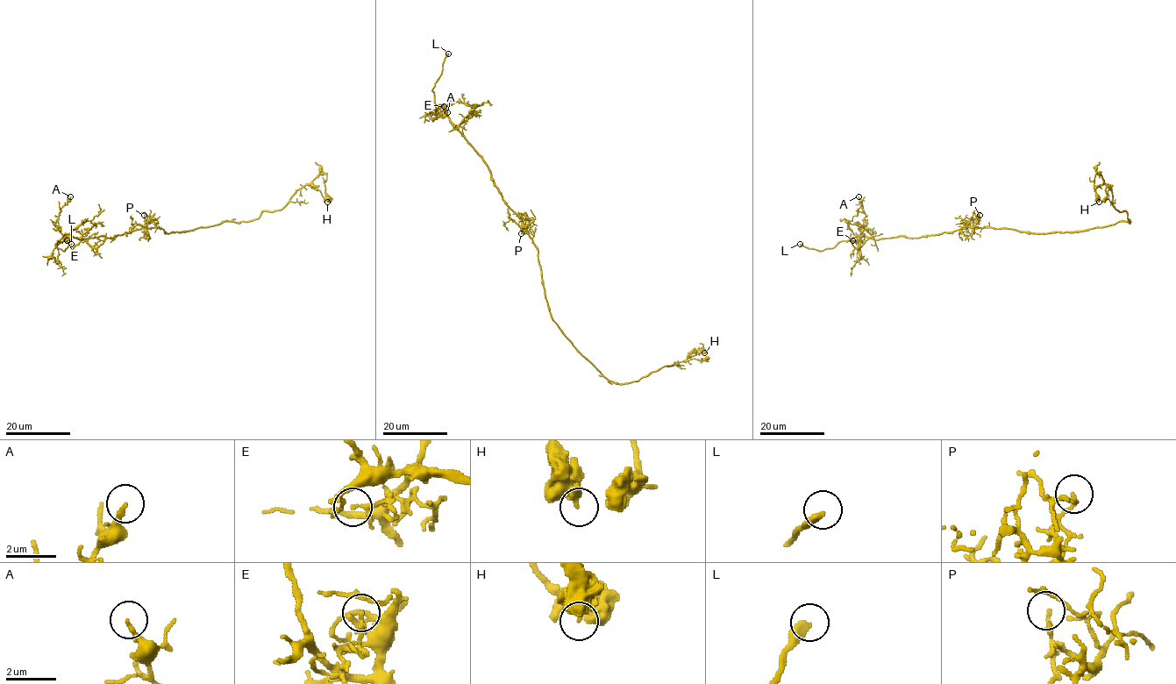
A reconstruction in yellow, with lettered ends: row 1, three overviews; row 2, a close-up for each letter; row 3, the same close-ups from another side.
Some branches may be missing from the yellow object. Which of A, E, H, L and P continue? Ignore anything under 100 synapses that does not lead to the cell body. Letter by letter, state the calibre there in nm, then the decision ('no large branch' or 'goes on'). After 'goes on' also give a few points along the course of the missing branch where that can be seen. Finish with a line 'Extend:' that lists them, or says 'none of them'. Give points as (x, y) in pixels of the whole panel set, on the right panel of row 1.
A: calibre 140 nm; no large branch
E: calibre 140 nm; no large branch
H: calibre 550 nm; no large branch
L: calibre 360 nm; goes on
P: calibre 120 nm; no large branch
Extend: L

